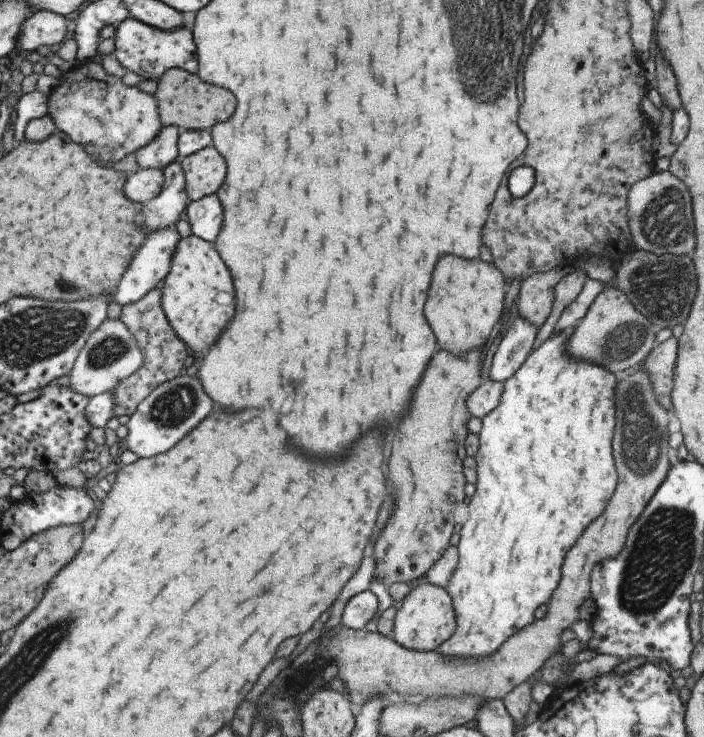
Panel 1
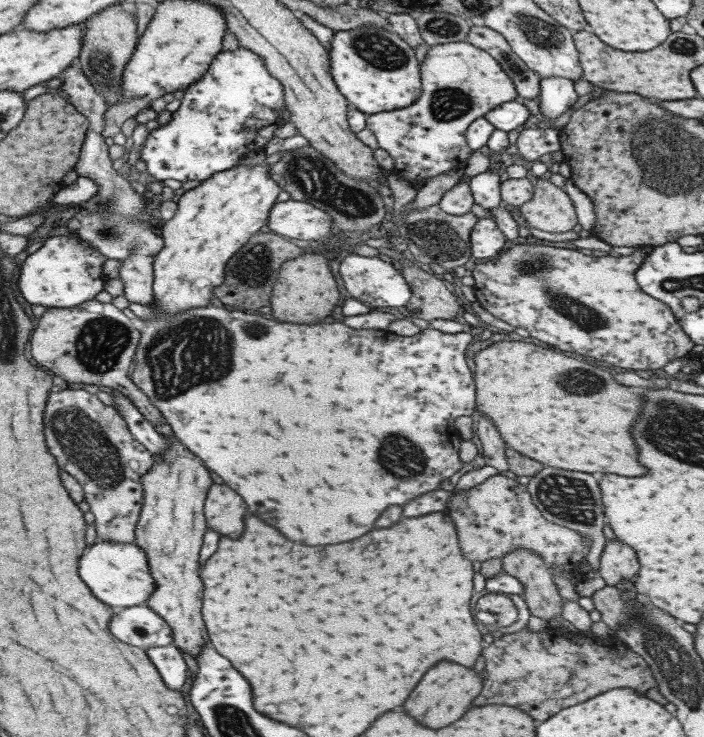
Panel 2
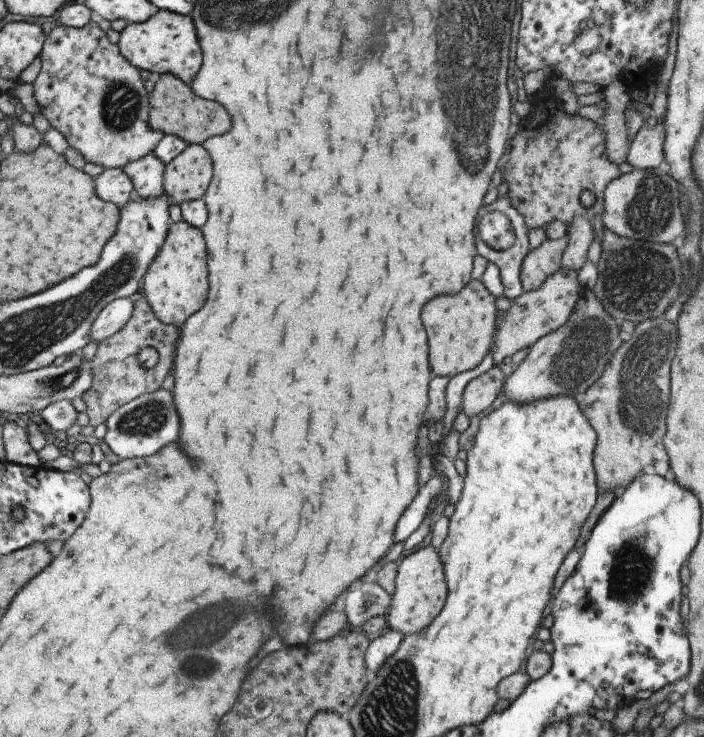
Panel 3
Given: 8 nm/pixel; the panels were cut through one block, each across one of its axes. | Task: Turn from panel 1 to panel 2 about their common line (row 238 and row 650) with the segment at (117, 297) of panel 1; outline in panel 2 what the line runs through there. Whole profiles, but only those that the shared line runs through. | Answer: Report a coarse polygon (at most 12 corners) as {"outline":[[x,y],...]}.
{"outline":[[173,645],[144,650],[169,690],[185,684],[187,667]]}

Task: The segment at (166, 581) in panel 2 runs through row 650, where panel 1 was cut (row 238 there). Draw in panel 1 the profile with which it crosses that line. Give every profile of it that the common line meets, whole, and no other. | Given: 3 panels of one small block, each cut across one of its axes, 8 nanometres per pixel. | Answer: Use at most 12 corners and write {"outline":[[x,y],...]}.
{"outline":[[177,240],[159,306],[191,352],[233,318],[231,276],[213,244]]}

